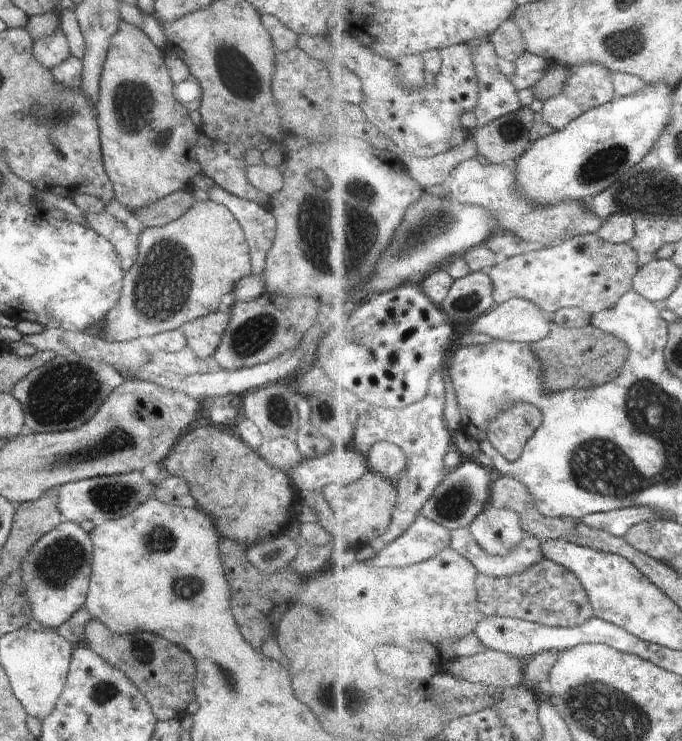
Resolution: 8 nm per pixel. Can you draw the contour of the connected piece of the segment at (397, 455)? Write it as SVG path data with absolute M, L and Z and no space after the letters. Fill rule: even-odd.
M378 442L372 446L368 460L372 471L395 482L408 470L406 452L392 442Z

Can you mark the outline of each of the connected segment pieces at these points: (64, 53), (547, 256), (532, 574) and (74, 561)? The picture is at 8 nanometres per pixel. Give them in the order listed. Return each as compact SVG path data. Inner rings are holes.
M58 28L52 36L33 41L34 58L41 64L44 64L50 71L52 71L54 66L58 66L60 62L68 60L68 56L71 56L62 28Z
M592 233L569 238L554 247L534 247L521 256L503 257L489 274L495 283L497 304L524 298L553 315L565 307L582 308L594 315L616 308L626 294L635 291L640 268L640 254L630 243L616 245Z
M547 557L514 576L498 577L479 572L476 586L479 608L487 617L517 617L556 627L579 626L595 618L594 606L582 580L565 565Z
M65 521L54 530L50 530L46 536L42 536L34 544L30 554L22 560L22 570L19 571L24 596L30 600L33 620L40 626L55 631L74 616L76 610L84 606L84 600L87 598L90 566L92 566L92 542L90 542L90 536L80 526Z

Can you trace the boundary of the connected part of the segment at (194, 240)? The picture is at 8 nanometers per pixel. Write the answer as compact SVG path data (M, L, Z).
M211 199L196 201L194 206L173 222L160 227L145 227L138 234L138 260L124 276L124 290L120 300L108 312L102 326L109 340L123 342L133 339L149 341L152 336L180 329L182 324L217 312L224 294L249 275L250 254L244 232L226 206Z

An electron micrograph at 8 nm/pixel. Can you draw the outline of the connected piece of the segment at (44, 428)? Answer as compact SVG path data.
M72 355L55 357L51 362L30 372L12 388L11 394L22 406L28 429L34 433L61 432L82 426L103 406L108 394L125 381L110 364Z

